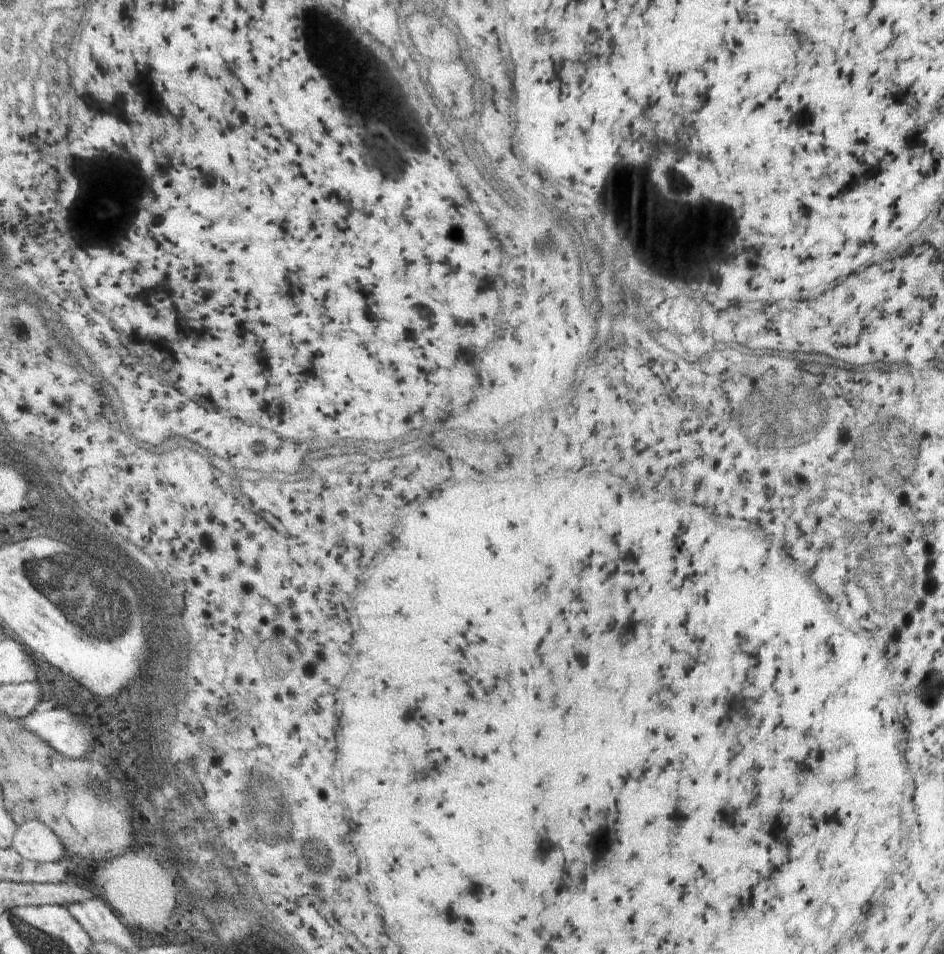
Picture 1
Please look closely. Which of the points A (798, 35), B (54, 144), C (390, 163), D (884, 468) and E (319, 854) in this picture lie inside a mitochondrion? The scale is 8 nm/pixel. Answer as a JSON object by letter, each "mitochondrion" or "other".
{"A":"other","B":"other","C":"mitochondrion","D":"mitochondrion","E":"mitochondrion"}

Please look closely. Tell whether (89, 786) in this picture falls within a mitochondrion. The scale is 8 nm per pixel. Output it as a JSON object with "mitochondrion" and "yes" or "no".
{"mitochondrion":"yes"}

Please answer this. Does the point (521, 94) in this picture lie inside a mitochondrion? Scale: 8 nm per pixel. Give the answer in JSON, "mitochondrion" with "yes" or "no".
{"mitochondrion":"no"}

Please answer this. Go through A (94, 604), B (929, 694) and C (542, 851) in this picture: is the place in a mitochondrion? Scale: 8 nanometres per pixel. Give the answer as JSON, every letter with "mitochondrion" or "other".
{"A":"mitochondrion","B":"mitochondrion","C":"mitochondrion"}

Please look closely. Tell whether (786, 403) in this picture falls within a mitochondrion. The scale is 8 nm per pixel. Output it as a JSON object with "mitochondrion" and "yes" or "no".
{"mitochondrion":"yes"}

